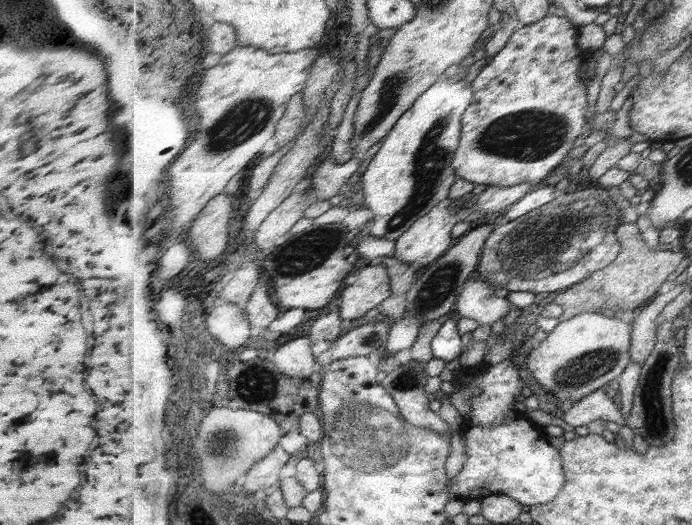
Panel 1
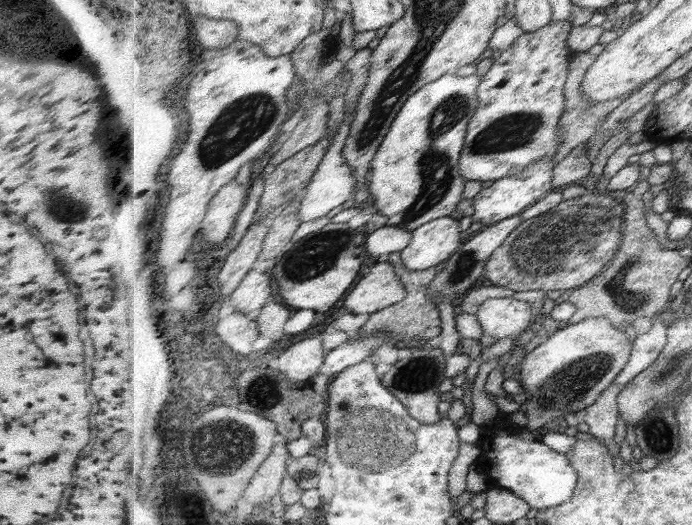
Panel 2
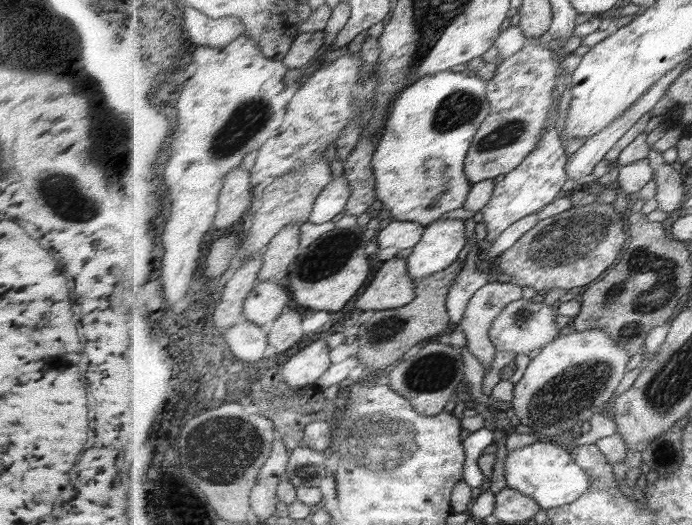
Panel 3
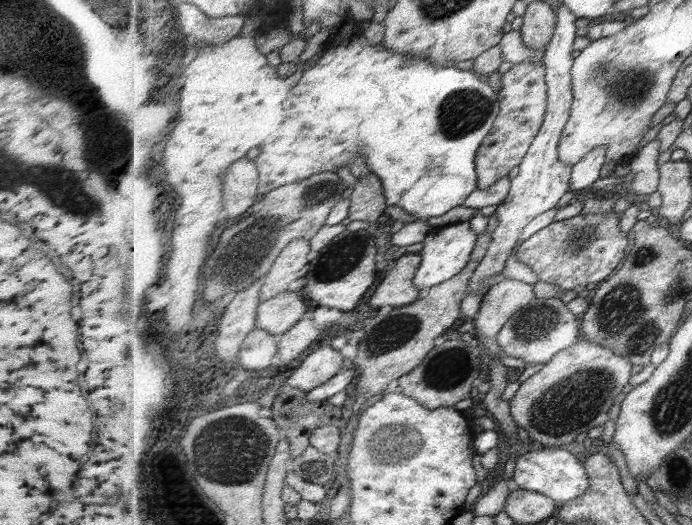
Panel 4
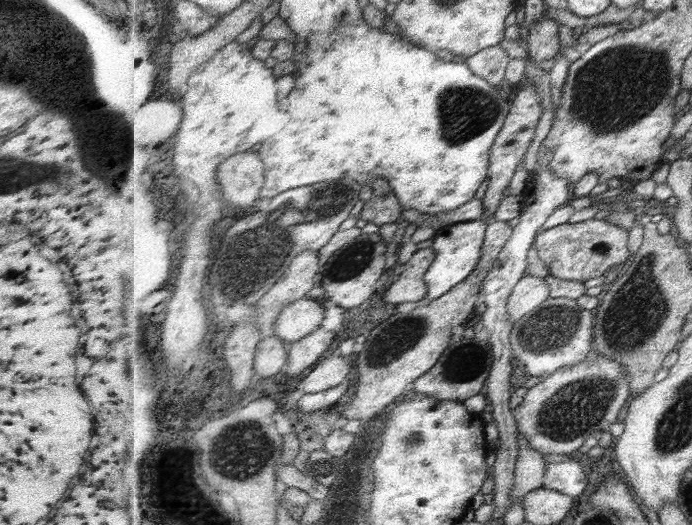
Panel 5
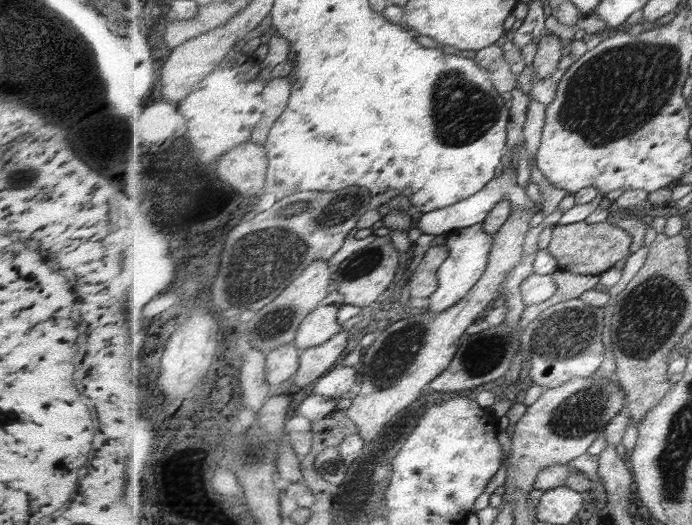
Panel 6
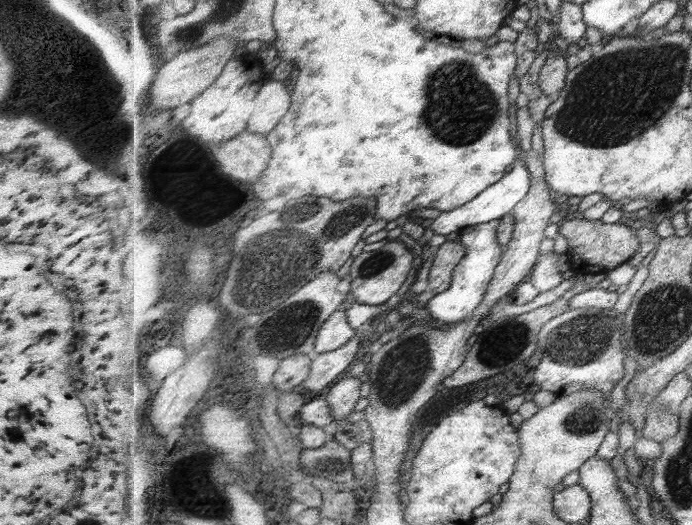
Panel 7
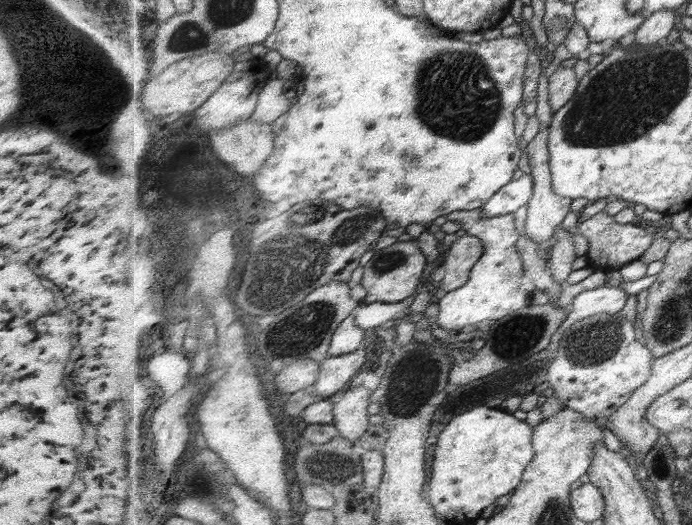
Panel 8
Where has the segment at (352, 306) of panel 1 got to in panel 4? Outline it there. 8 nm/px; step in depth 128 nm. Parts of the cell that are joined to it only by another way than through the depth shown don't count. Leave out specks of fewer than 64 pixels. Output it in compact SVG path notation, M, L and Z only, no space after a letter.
M420 253L403 254L395 260L395 266L371 296L370 306L377 310L381 306L402 307L417 302L424 295L414 282L421 261Z

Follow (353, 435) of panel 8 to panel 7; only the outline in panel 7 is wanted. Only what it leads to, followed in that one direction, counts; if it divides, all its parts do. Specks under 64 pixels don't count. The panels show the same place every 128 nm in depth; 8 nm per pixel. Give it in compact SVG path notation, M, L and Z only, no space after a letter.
M346 378L340 380L326 394L326 402L331 407L333 416L338 422L345 422L347 414L355 410L355 404L361 397L361 384L365 378Z

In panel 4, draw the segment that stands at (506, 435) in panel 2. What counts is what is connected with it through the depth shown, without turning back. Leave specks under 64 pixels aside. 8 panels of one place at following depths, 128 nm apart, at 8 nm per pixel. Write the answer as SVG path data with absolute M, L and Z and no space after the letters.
M544 447L535 451L529 451L518 458L515 458L515 470L513 479L521 489L539 492L553 498L559 507L565 502L575 500L583 496L591 486L591 479L588 469L579 458L575 456L575 451L563 449L563 447Z

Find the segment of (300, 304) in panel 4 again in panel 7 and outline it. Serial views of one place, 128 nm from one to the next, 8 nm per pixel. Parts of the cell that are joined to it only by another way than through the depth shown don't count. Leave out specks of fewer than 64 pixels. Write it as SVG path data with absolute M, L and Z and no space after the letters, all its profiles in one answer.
M347 307L339 308L331 315L331 319L327 319L327 323L319 327L312 356L315 358L316 355L340 349L353 337L355 337L355 328L349 324Z

